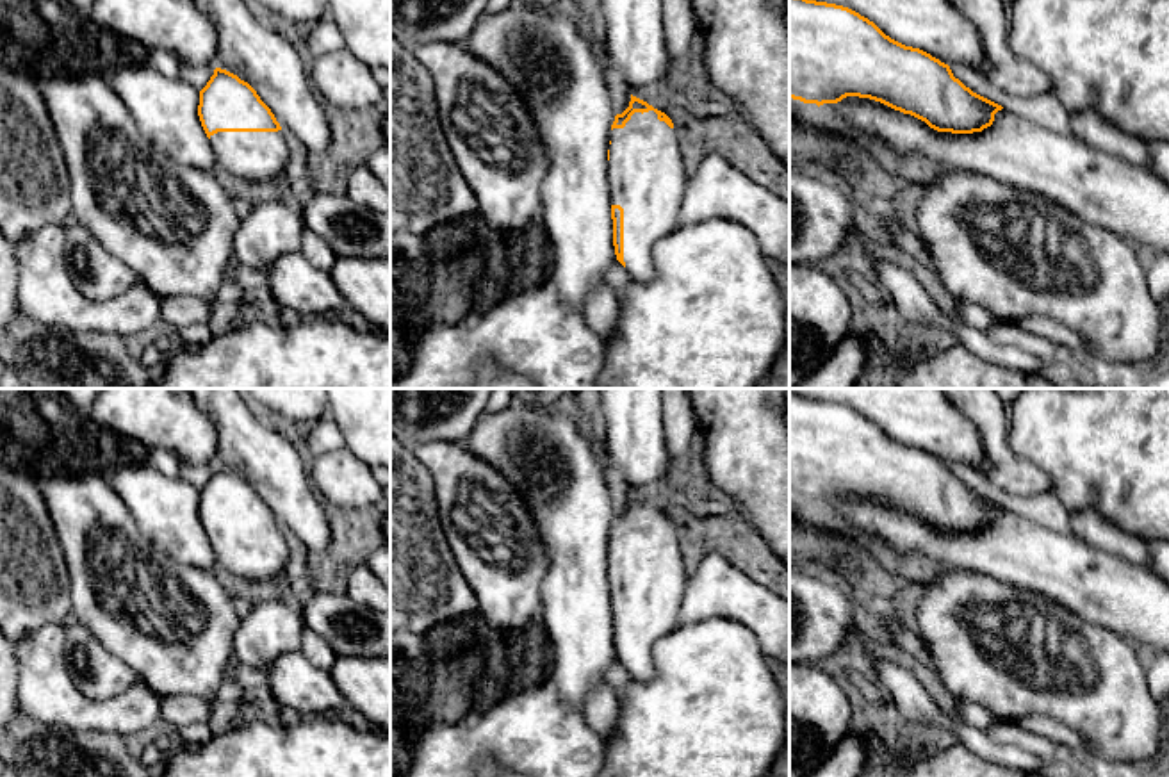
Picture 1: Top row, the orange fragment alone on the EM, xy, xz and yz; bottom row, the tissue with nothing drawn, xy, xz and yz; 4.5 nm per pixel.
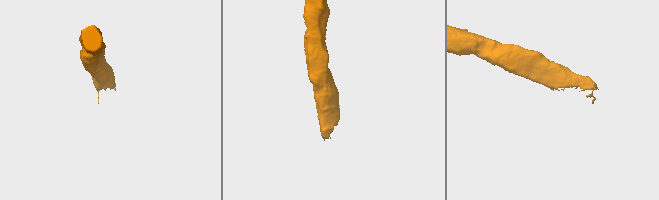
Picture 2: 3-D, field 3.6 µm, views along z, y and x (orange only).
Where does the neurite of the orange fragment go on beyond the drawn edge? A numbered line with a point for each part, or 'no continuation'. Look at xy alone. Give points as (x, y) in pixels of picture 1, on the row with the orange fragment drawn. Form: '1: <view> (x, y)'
1: xy (248, 155)

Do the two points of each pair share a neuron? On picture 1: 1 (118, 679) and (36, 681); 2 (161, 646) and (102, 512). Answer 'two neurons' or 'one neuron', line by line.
1: two neurons
2: one neuron

